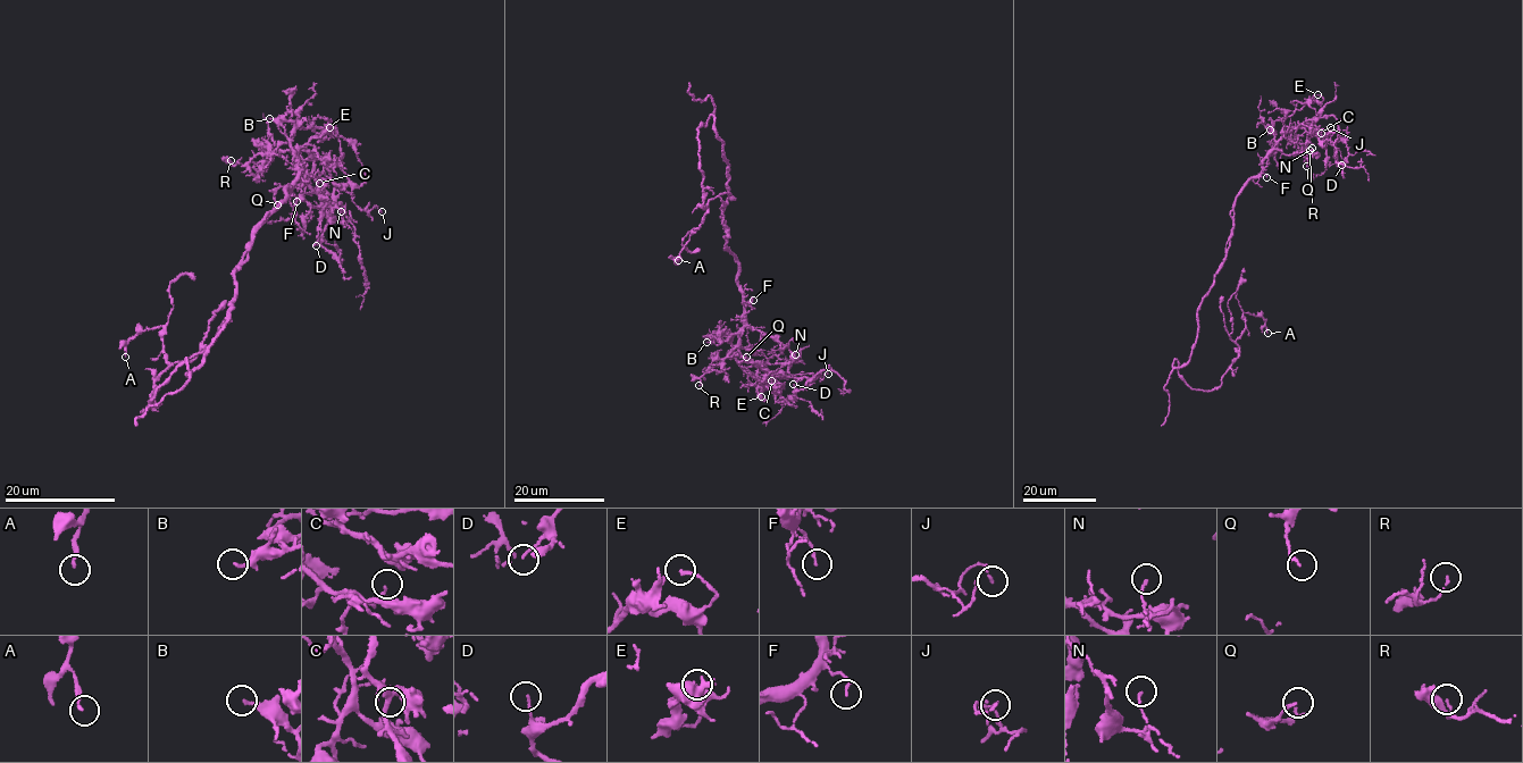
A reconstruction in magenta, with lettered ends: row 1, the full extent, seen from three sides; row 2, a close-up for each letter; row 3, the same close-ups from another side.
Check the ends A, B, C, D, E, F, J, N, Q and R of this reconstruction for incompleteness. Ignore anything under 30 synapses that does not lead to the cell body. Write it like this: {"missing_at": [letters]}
{"missing_at": []}

